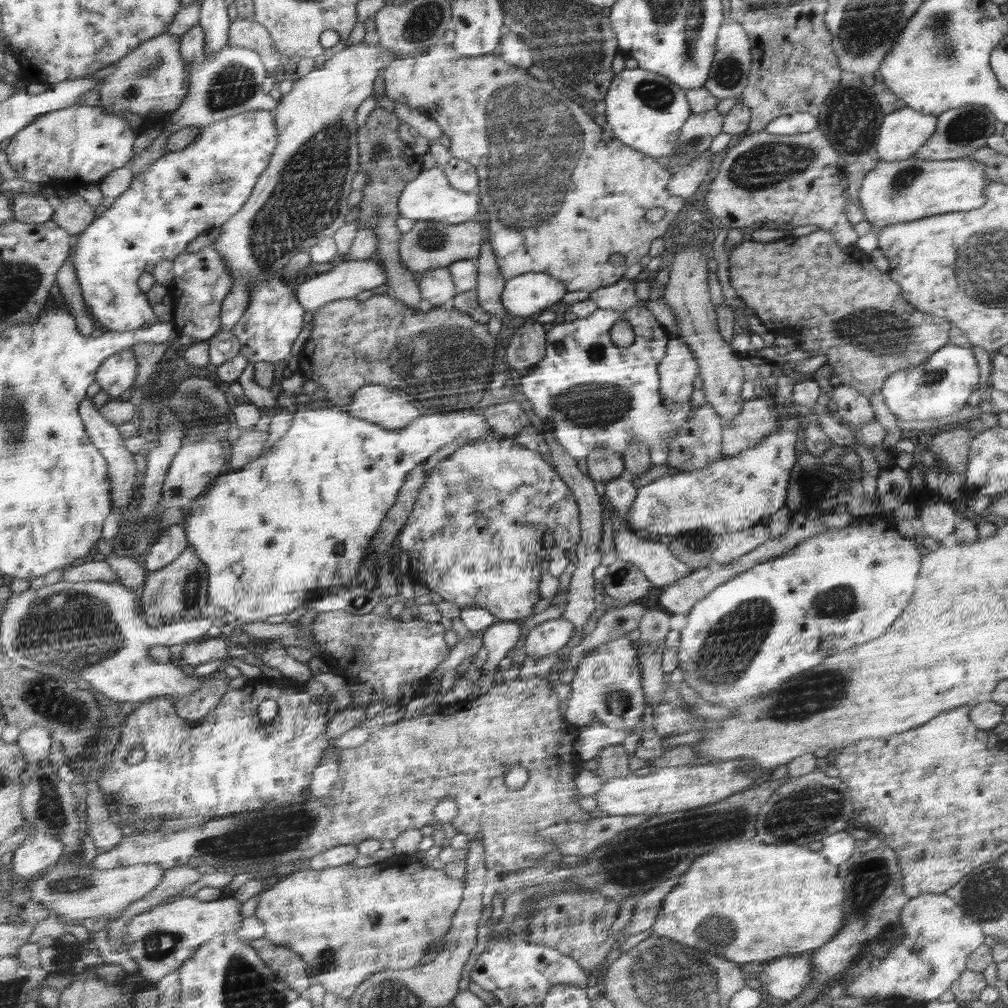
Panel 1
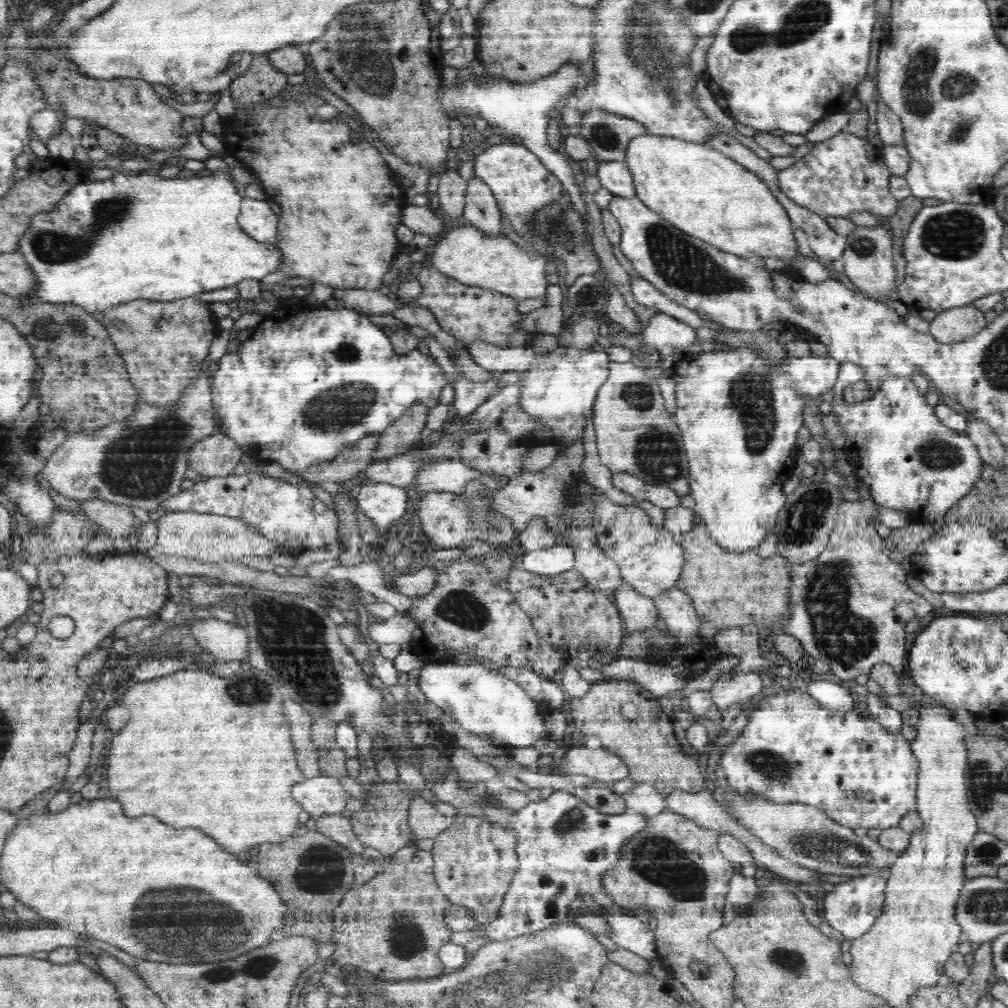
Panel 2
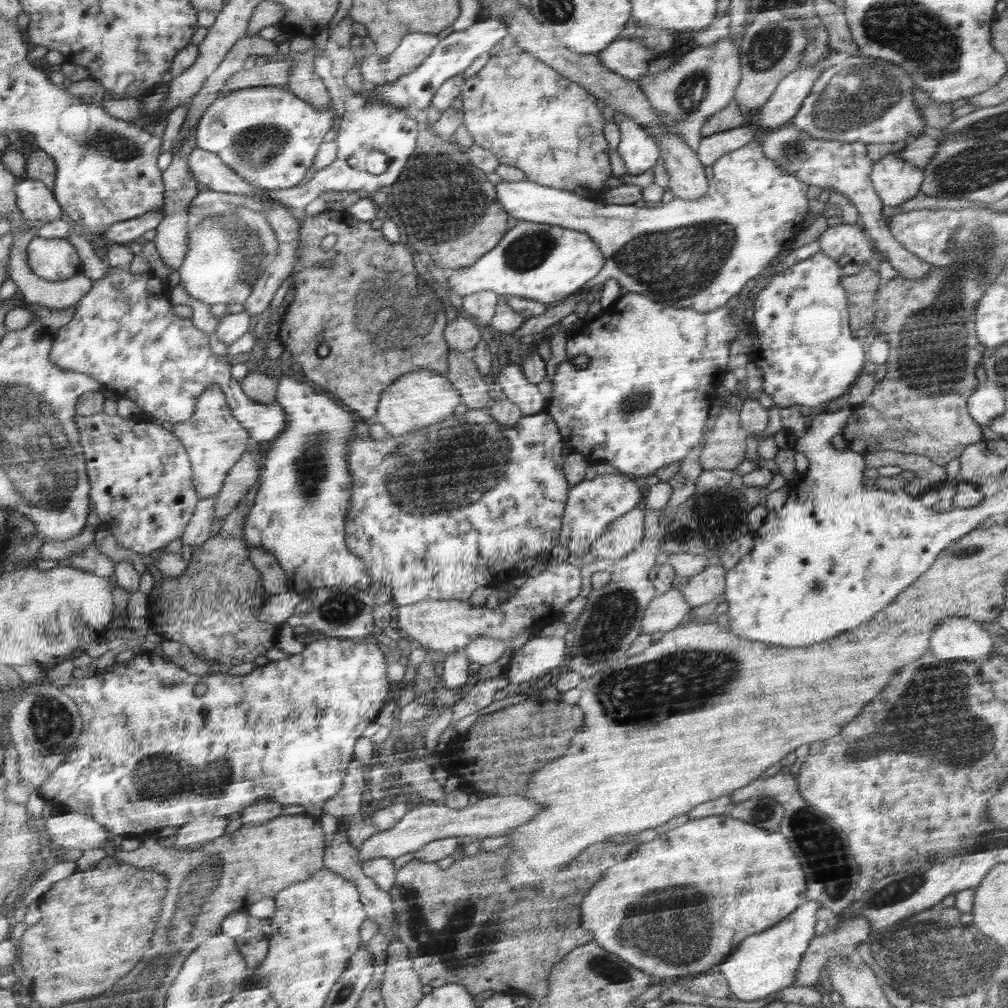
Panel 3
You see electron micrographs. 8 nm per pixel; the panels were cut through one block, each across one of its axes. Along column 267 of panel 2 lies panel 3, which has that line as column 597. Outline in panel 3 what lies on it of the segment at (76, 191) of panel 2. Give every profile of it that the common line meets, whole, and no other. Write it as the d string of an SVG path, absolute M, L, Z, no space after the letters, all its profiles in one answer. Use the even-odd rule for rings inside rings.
M516 220L511 232L474 265L446 270L451 293L465 297L480 291L520 296L553 306L579 294L589 281L598 276L607 259L600 243L586 232L567 230L548 223Z

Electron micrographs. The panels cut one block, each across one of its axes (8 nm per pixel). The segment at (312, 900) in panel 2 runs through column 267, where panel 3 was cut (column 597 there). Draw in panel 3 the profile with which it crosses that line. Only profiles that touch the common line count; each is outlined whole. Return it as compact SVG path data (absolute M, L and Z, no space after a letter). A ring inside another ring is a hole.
M602 841L596 845L588 846L579 854L574 860L570 861L558 873L554 873L551 877L548 877L544 881L538 882L534 886L530 887L512 887L508 885L508 882L504 882L504 877L507 876L508 857L512 856L512 850L509 847L500 847L494 851L480 852L473 856L466 856L461 860L454 861L447 869L442 869L439 863L418 861L416 858L408 861L401 868L395 870L395 886L389 890L393 908L395 912L399 914L397 916L398 922L398 934L400 942L404 943L408 949L408 956L411 958L413 964L413 970L417 973L419 981L424 986L432 986L433 989L441 987L443 984L450 983L461 984L467 987L467 990L472 994L479 994L485 990L493 990L494 993L504 993L512 988L516 988L520 993L527 995L532 999L542 999L548 996L550 992L550 976L552 968L555 968L556 964L559 964L568 953L572 952L575 948L582 945L587 945L590 941L594 940L592 932L584 929L580 920L581 906L583 906L583 900L588 896L590 888L594 882L598 882L600 877L606 874L607 869L612 868L615 864L624 861L626 857L634 854L638 844L628 842L609 842Z

